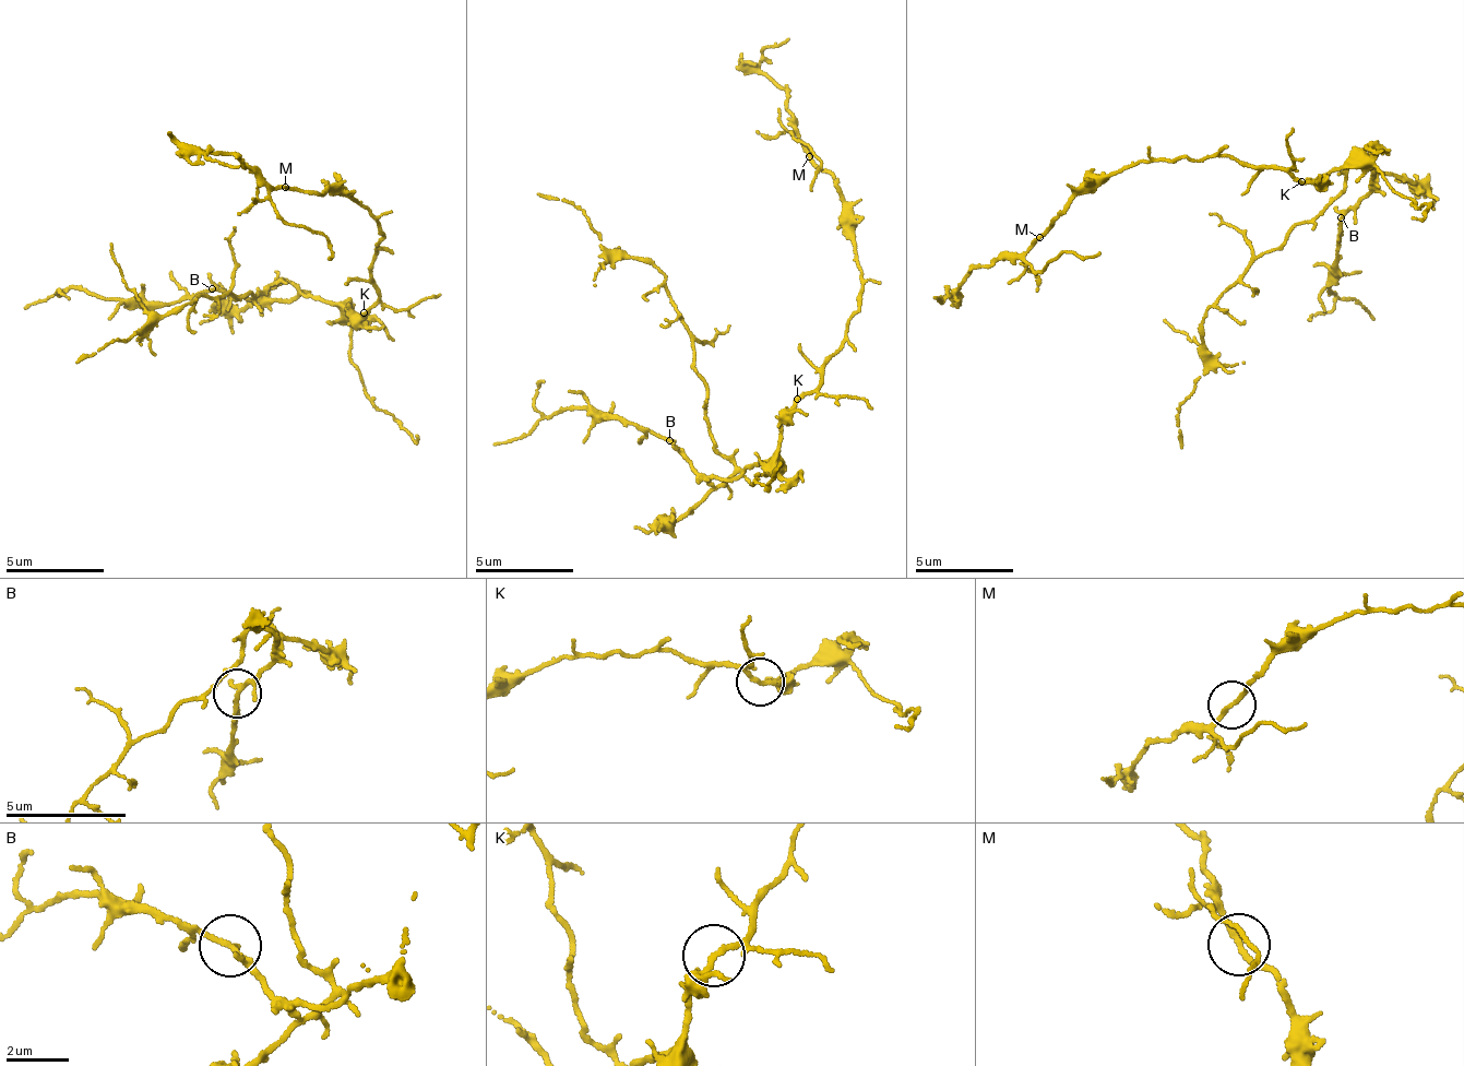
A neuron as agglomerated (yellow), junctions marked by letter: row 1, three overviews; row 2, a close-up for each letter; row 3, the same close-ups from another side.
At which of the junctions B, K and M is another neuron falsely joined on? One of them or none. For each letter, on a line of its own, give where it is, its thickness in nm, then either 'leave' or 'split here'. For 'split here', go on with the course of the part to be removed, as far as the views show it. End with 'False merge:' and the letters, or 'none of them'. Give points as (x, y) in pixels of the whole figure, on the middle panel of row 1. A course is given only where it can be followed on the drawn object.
B: place (669, 440); calibre 170 nm; leave
K: place (797, 399); calibre 190 nm; leave
M: place (809, 156); calibre 170 nm; leave
False merge: none of them

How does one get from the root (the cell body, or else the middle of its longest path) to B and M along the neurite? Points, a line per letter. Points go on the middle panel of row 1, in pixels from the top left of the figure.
B: (801, 398), (787, 414), (775, 449), (766, 459), (742, 470), (739, 477), (712, 478), (668, 442)
M: (801, 398), (819, 387), (819, 366), (843, 345), (858, 291), (864, 287), (852, 205), (829, 170), (810, 157)

